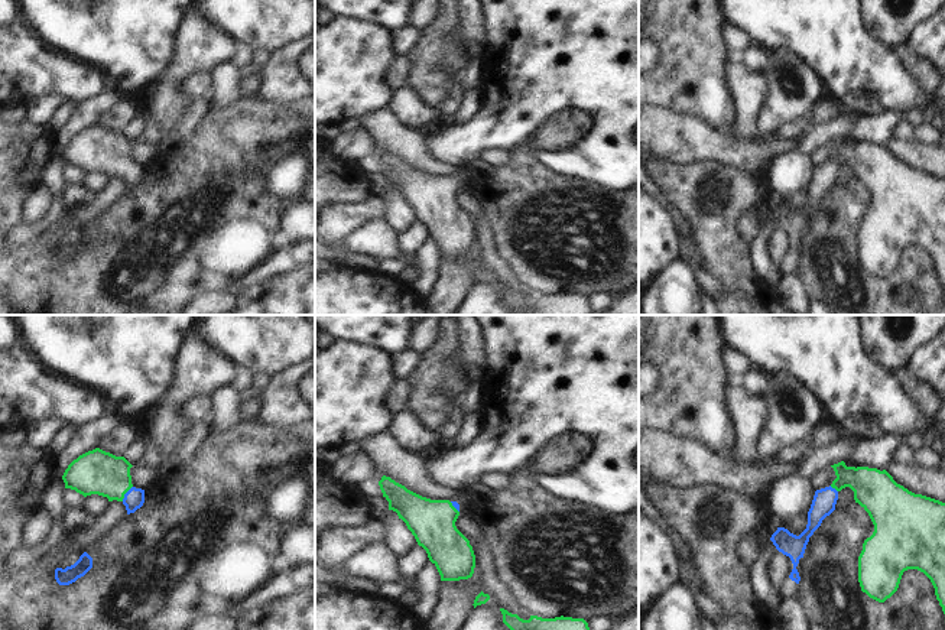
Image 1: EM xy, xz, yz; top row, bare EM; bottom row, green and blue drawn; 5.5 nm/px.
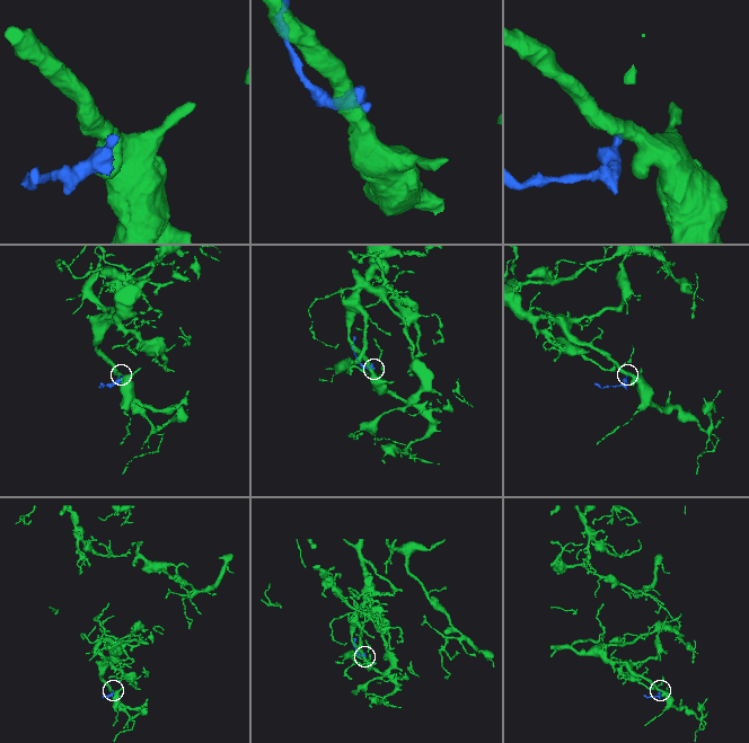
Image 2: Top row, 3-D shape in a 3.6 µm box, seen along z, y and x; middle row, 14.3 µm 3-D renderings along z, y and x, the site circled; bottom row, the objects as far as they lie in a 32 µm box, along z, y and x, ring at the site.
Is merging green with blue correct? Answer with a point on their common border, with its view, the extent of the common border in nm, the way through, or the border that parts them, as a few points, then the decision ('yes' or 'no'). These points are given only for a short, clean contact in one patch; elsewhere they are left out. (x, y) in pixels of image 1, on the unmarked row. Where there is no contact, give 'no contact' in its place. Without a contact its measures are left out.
meets green in xy at (126, 168); contact 110 nm long; runs through xy (96, 148), (109, 152), (126, 168), (133, 175); yes

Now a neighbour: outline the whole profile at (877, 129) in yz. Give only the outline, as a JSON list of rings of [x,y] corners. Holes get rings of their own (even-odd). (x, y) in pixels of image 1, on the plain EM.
[[[889,110],[877,116],[861,116],[844,139],[847,143],[868,143],[883,147],[893,137],[896,126],[902,120],[919,126],[926,121],[926,117],[922,110],[906,113]]]

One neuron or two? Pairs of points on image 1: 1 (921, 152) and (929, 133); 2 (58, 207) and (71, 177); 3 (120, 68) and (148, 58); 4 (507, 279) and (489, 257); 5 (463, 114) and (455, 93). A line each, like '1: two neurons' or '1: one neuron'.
1: two neurons
2: two neurons
3: one neuron
4: one neuron
5: two neurons

